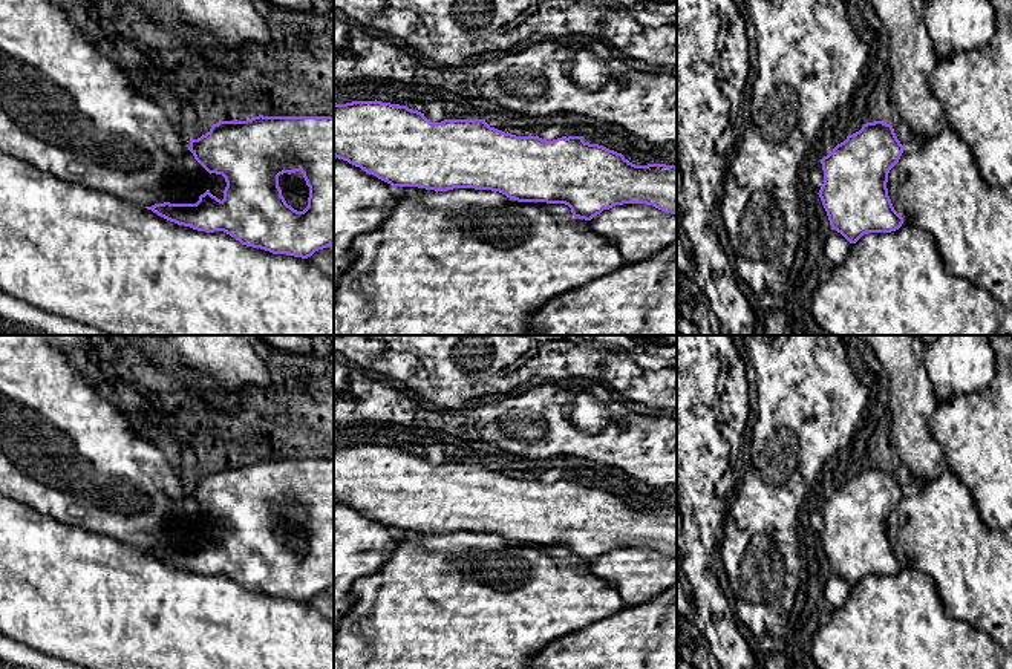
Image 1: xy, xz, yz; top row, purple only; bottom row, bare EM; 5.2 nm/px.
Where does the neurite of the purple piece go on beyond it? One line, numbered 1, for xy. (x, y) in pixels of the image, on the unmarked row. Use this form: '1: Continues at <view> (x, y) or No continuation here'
1: No continuation here

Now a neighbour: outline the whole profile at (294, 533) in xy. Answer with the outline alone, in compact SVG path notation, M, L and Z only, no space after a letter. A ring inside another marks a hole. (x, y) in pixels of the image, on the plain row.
M302 514L283 516L279 519L279 530L286 547L297 554L303 554L308 550L309 530Z

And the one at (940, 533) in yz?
M945 467L935 479L905 490L888 516L886 531L903 565L932 579L946 614L998 641L1001 669L1012 669L1012 527L988 527L969 488Z

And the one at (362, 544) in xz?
M334 499L334 635L352 606L354 582L390 557L397 530Z

